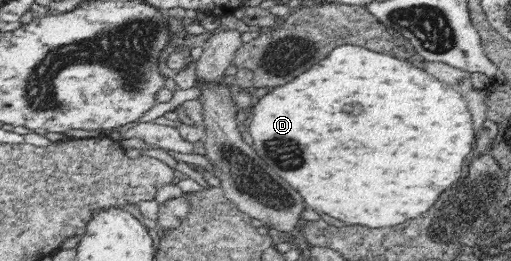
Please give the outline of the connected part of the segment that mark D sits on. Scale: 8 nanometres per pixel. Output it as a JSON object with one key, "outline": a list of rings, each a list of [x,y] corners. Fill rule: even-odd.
{"outline":[[[357,45],[337,46],[320,64],[312,66],[308,72],[294,78],[290,84],[274,88],[270,94],[260,98],[249,111],[249,119],[243,127],[252,136],[252,147],[256,154],[260,155],[272,174],[278,174],[304,198],[306,208],[311,208],[317,214],[324,213],[336,220],[341,220],[346,225],[358,224],[368,228],[396,226],[424,214],[438,200],[438,196],[462,176],[464,160],[472,152],[472,142],[474,142],[472,116],[468,112],[464,98],[458,92],[454,92],[448,84],[436,80],[434,76],[426,74],[424,70],[412,66],[406,60],[370,52],[369,49]]]}

